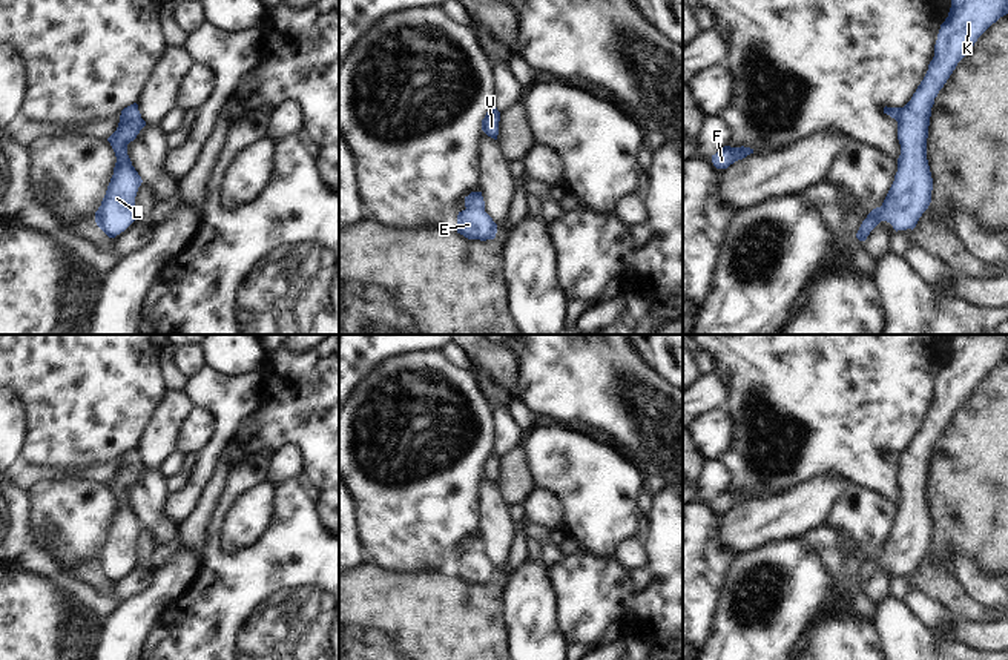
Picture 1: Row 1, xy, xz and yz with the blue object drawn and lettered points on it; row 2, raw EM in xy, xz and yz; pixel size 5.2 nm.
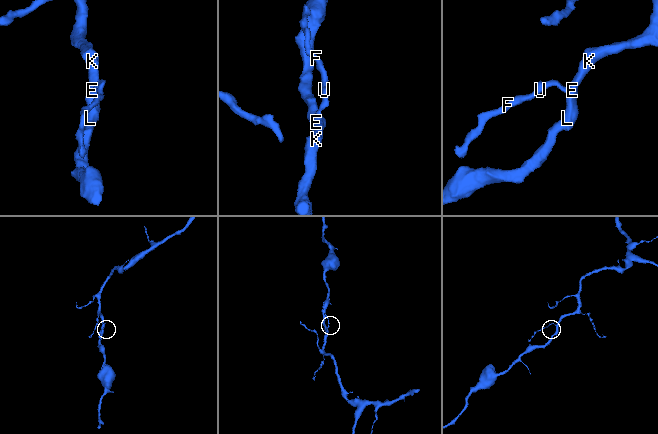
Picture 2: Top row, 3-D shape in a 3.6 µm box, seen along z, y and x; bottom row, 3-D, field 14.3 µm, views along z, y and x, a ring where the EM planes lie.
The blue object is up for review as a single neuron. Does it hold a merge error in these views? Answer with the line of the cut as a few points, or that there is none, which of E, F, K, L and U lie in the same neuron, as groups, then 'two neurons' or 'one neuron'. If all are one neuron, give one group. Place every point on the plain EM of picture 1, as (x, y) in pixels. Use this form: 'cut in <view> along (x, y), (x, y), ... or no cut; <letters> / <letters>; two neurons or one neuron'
no cut; E F K L U; one neuron

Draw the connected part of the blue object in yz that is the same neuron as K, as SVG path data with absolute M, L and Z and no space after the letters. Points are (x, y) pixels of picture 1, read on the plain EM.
M954 335L948 361L940 368L934 388L934 401L928 414L904 451L884 451L884 457L898 465L898 483L901 499L894 525L881 551L873 553L862 565L856 582L865 585L870 576L887 565L898 574L914 573L922 557L931 546L933 522L927 503L927 482L931 451L939 434L944 431L957 407L971 394L977 382L1000 361L1008 358L1008 335Z

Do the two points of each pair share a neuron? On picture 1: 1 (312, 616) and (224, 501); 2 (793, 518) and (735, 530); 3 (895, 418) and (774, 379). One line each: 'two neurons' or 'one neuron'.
1: one neuron
2: one neuron
3: one neuron

